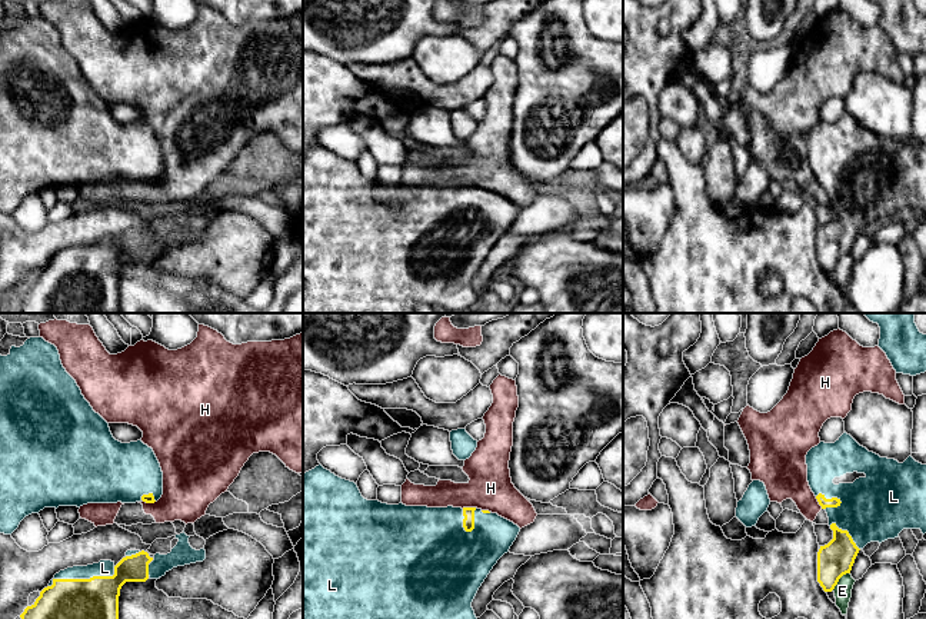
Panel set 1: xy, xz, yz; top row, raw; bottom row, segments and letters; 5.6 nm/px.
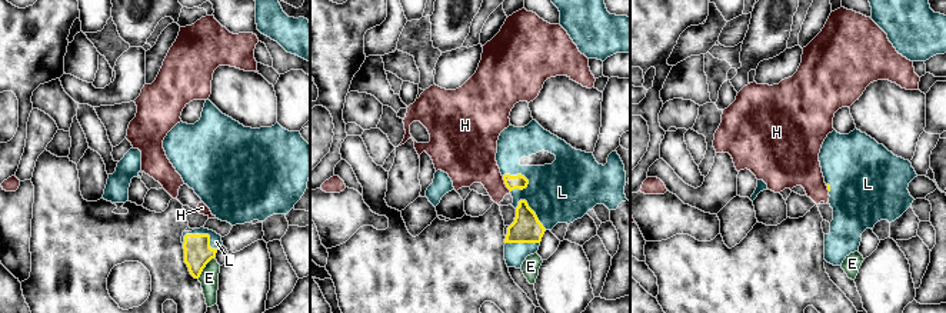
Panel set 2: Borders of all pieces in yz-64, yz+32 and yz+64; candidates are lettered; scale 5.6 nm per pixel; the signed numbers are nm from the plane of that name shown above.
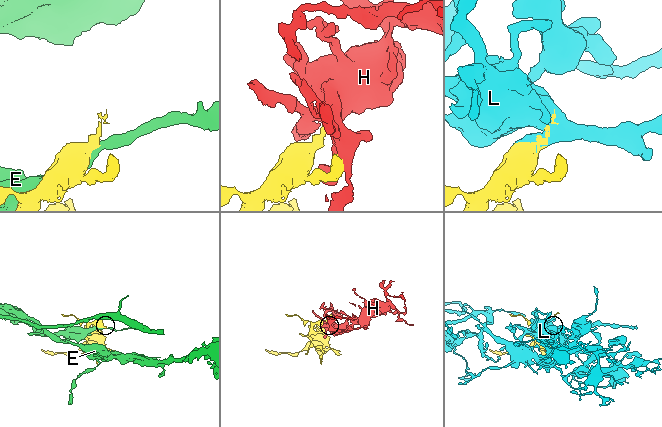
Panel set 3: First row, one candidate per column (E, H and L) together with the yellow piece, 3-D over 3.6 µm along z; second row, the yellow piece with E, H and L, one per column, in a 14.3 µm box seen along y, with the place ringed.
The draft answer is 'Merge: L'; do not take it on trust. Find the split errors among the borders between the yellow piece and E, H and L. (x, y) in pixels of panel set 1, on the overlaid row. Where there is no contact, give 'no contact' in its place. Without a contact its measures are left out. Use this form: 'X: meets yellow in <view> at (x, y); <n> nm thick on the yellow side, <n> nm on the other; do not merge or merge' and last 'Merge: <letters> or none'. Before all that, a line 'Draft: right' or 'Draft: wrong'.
Draft: right
E: meets yellow in yz at (839, 578); 200 nm thick on the yellow side, 100 nm on the other; do not merge
H: meets yellow in xz at (468, 508); 60 nm thick on the yellow side, 240 nm on the other; do not merge
L: meets yellow in xy at (83, 579); 240 nm thick on the yellow side, 100 nm on the other; merge
Merge: L

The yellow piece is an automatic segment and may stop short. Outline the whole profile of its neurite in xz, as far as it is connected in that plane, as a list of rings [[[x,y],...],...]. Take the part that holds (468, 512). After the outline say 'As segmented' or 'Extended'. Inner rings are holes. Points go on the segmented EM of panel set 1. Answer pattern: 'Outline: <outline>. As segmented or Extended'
Outline: [[[319,465],[303,475],[303,619],[477,619],[472,602],[519,532],[520,528],[513,522],[477,507],[427,507],[367,500],[354,482],[342,479]]]. Extended

